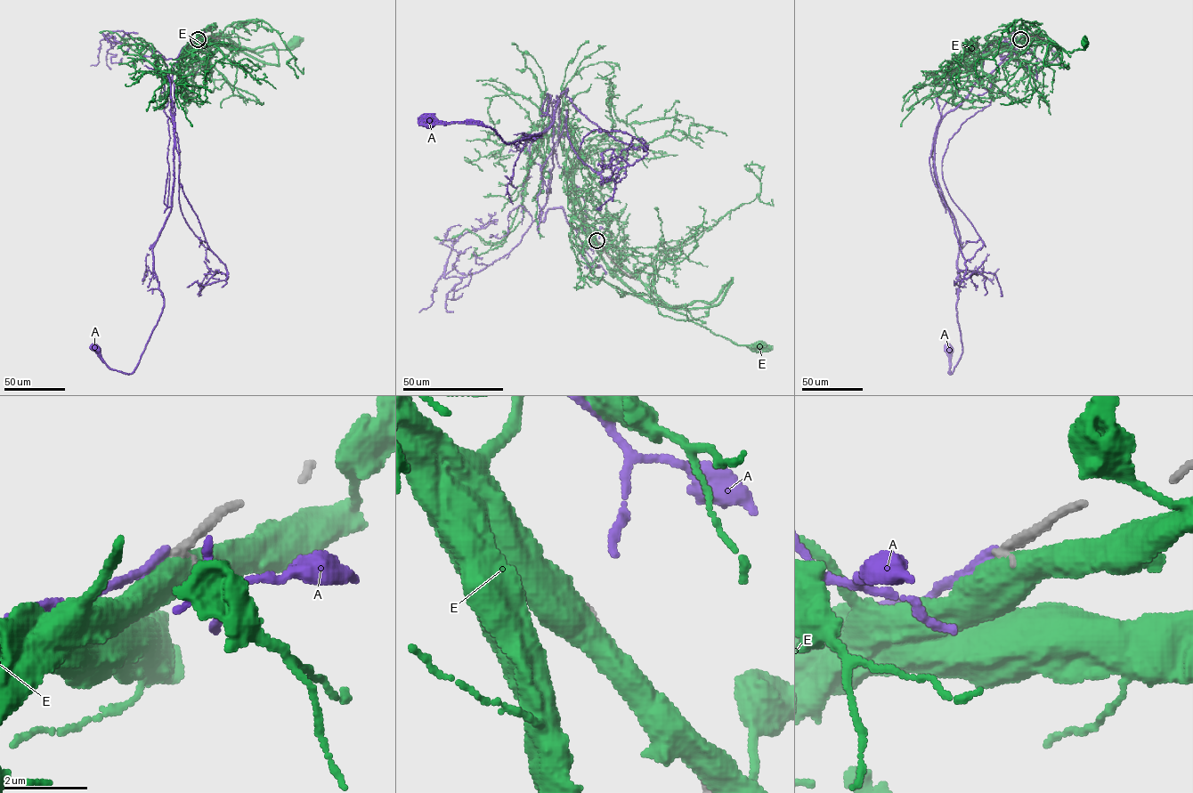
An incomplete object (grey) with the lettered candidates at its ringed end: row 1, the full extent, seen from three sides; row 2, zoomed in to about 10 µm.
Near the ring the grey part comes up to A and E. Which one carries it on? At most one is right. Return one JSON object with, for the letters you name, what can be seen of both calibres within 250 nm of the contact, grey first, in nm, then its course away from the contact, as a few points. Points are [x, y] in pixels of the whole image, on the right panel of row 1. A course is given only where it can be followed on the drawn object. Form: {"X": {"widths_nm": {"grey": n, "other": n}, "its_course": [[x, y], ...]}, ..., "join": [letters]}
{"join": []}

